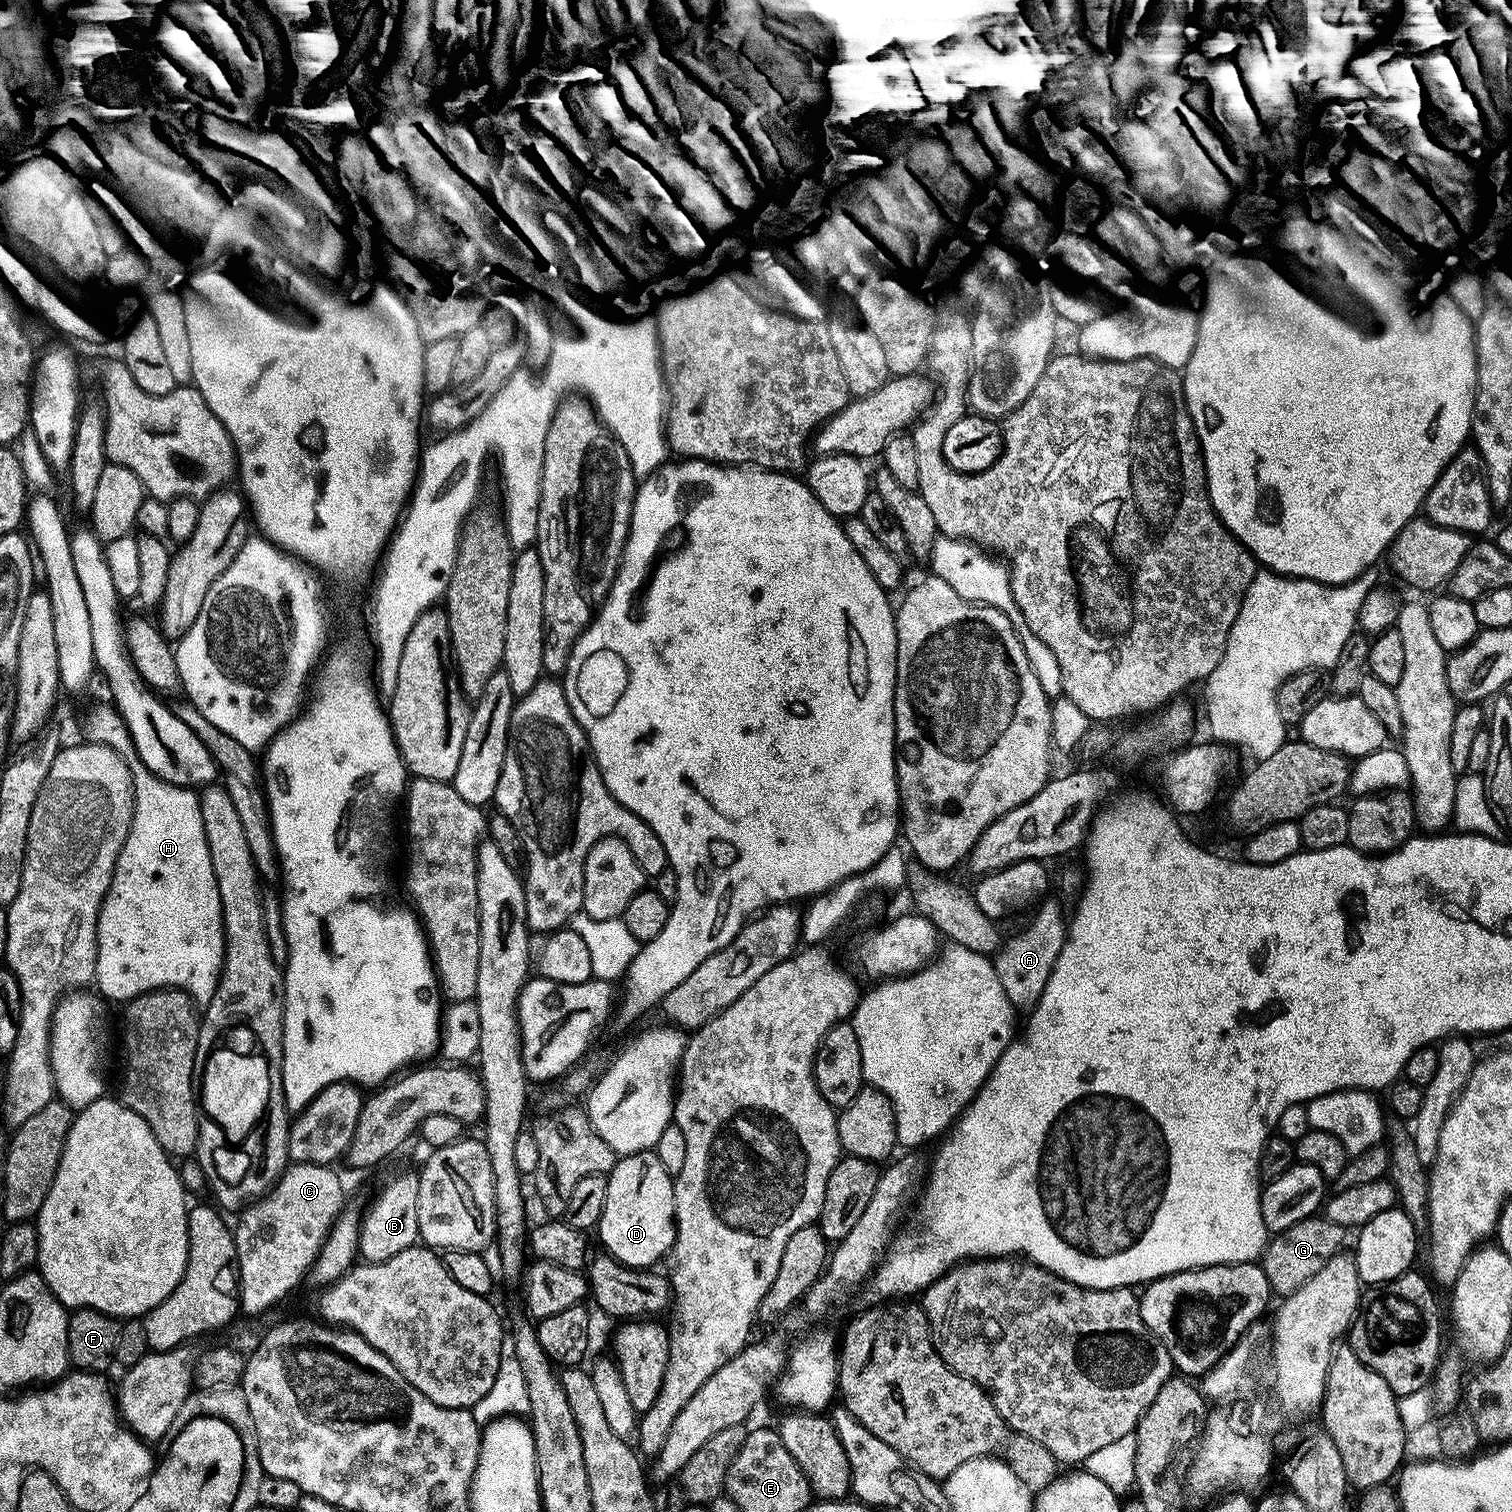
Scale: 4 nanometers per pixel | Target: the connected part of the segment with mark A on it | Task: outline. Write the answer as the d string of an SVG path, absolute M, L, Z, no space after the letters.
M1054 898L1045 899L1040 905L1041 908L1036 916L1036 920L1024 931L1009 940L1002 946L995 955L993 964L1002 988L1006 991L1006 996L1010 998L1011 1004L1017 1011L1030 1012L1036 1008L1041 1000L1045 988L1049 984L1050 974L1065 948L1067 940L1068 924L1061 904Z

